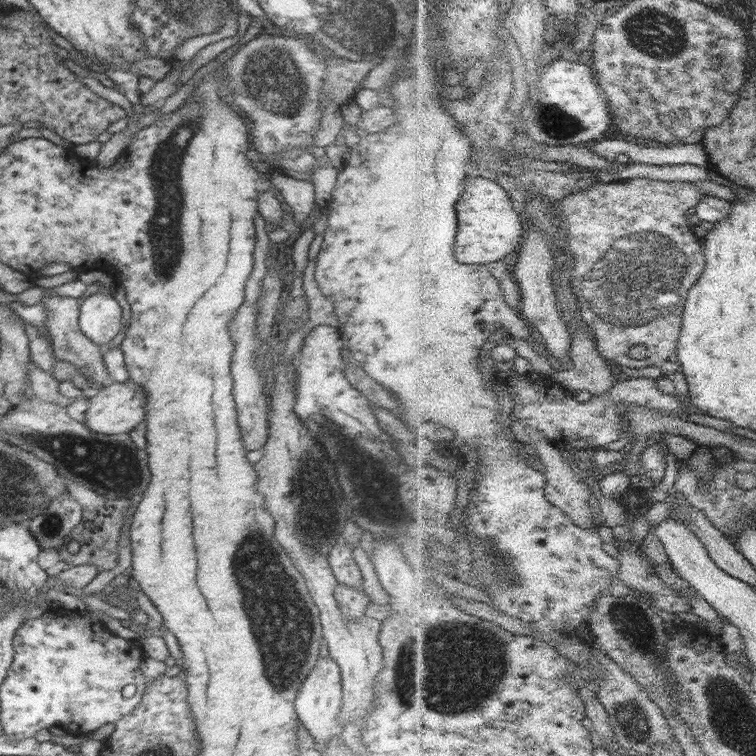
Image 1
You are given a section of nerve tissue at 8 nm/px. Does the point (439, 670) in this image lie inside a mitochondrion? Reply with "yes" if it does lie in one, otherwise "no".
yes

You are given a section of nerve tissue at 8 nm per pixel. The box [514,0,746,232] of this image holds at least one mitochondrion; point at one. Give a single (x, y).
(659, 34)

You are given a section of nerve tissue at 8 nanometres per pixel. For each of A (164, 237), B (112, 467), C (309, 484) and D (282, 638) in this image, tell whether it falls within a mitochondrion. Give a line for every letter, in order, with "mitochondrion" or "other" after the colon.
A: mitochondrion
B: mitochondrion
C: mitochondrion
D: mitochondrion

